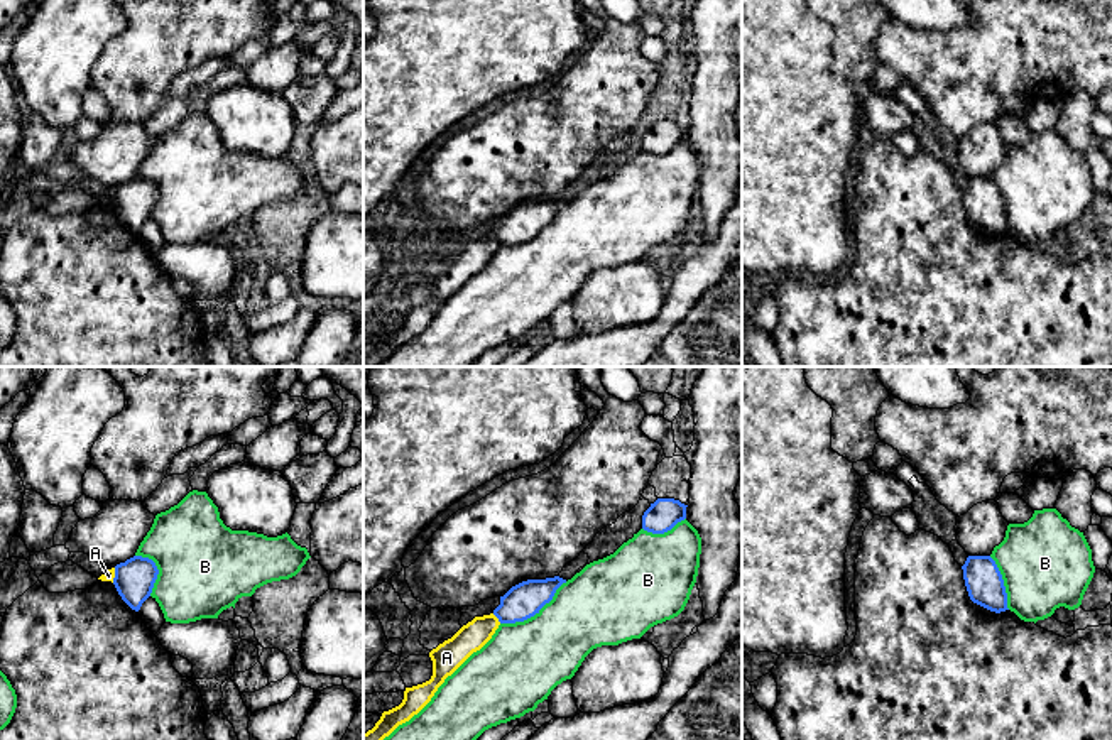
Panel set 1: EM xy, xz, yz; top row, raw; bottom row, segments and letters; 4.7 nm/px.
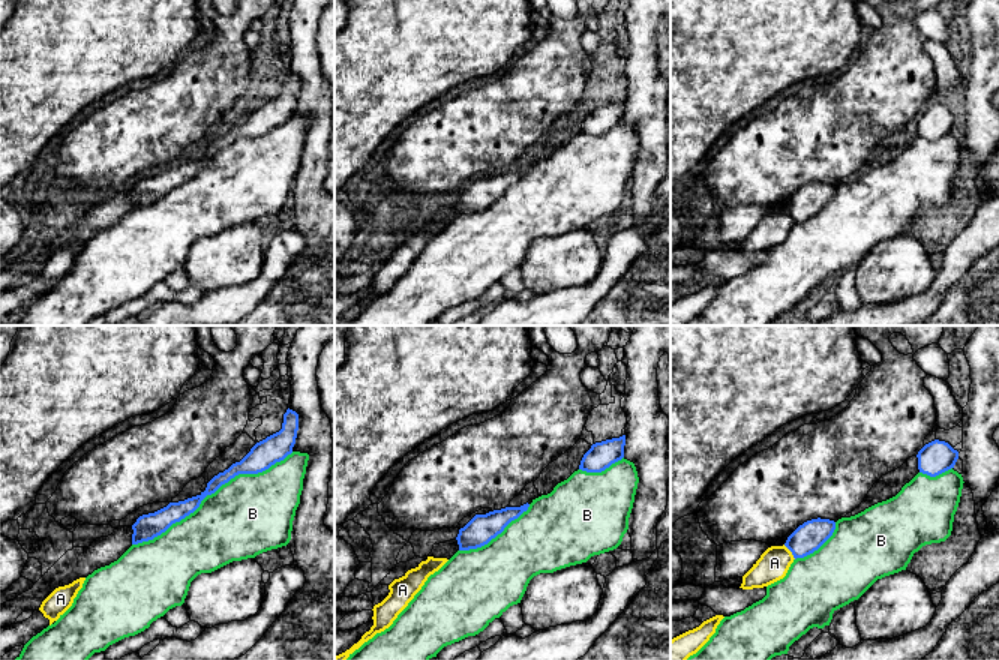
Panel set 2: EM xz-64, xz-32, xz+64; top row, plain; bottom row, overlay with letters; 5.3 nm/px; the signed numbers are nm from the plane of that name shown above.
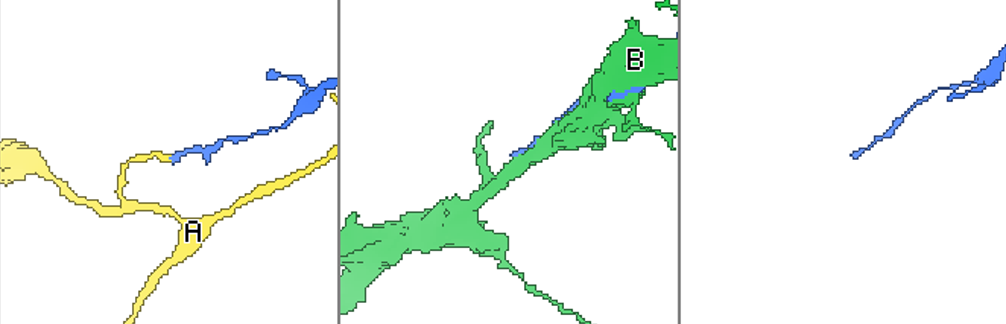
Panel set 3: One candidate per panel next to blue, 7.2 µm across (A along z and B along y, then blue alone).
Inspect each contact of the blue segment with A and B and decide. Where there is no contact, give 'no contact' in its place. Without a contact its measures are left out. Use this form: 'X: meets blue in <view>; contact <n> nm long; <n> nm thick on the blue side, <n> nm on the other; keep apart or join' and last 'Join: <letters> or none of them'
A: meets blue in xz; contact 60 nm long; 170 nm thick on the blue side, 140 nm on the other; keep apart
B: meets blue in xz; contact 380 nm long; 170 nm thick on the blue side, 380 nm on the other; keep apart
Join: none of them

